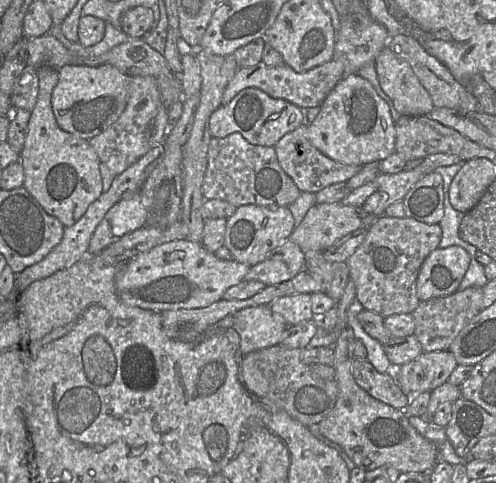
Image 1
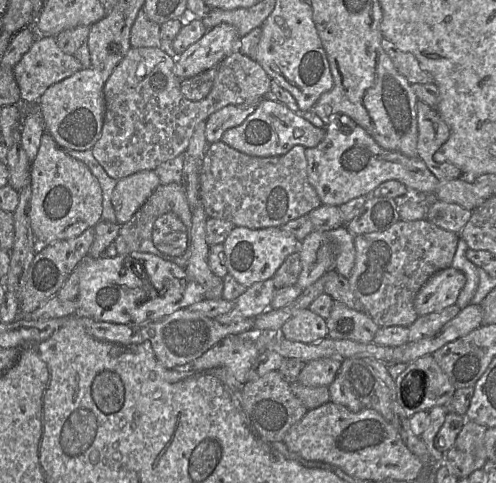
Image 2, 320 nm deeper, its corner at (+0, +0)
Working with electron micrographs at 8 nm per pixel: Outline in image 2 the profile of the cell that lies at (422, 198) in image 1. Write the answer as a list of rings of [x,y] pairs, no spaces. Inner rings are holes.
[[[436,200],[427,207],[426,219],[442,229],[459,234],[471,215],[471,210],[458,204]]]

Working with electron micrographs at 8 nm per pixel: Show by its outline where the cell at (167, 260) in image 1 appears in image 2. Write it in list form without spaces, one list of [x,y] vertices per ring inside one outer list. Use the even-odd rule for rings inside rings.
[[[132,252],[112,258],[104,255],[91,258],[87,254],[78,264],[78,275],[78,313],[95,321],[118,324],[157,321],[205,299],[203,288],[188,276],[185,268],[151,253]],[[151,287],[158,291],[154,298],[148,297]]]

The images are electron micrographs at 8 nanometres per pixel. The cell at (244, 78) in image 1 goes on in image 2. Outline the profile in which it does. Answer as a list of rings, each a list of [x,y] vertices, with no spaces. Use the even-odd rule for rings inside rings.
[[[227,105],[211,114],[205,121],[205,136],[208,144],[220,141],[226,130],[242,124],[256,107],[257,105]]]

